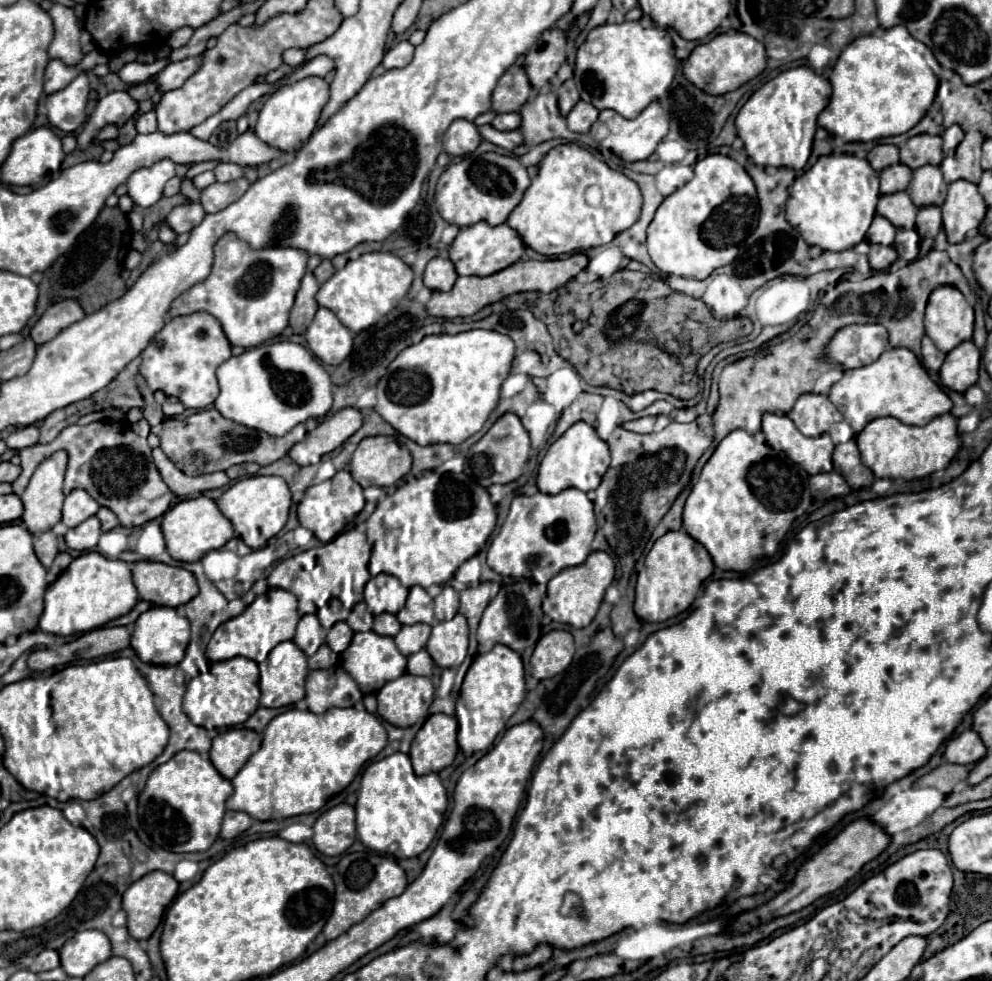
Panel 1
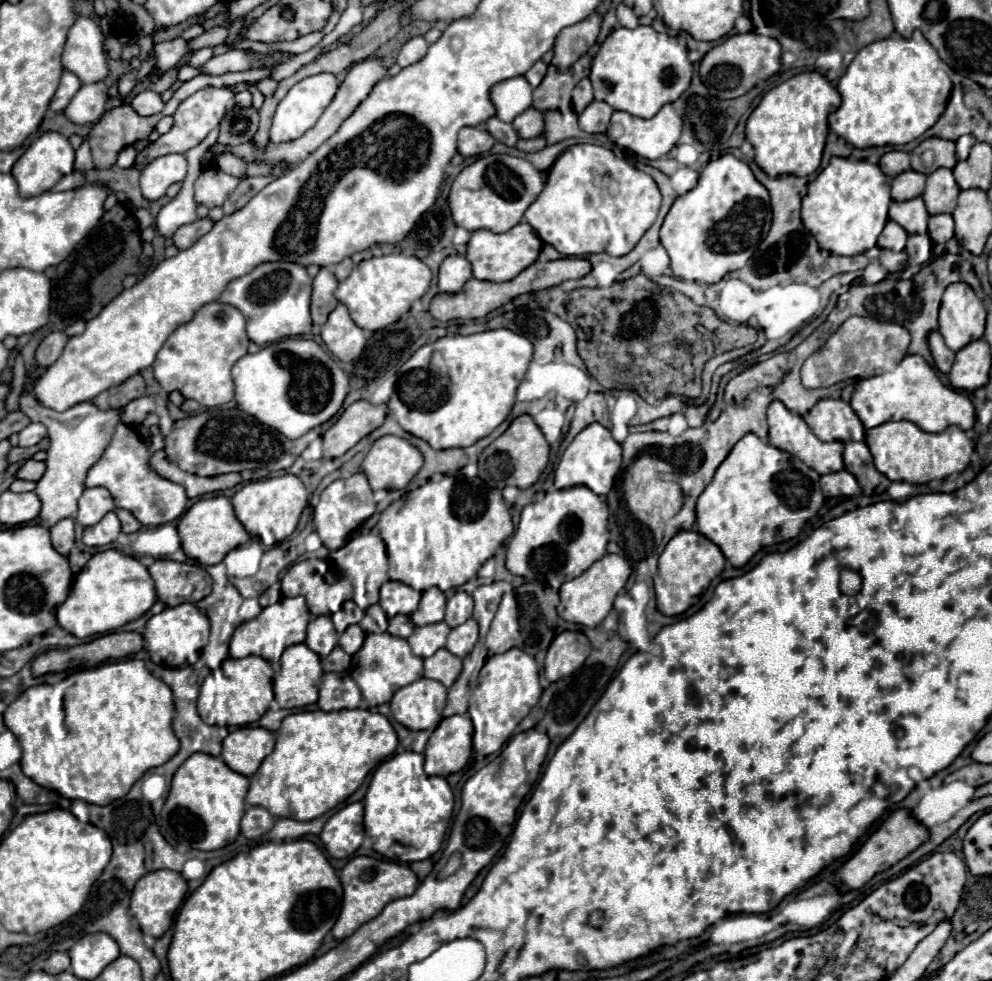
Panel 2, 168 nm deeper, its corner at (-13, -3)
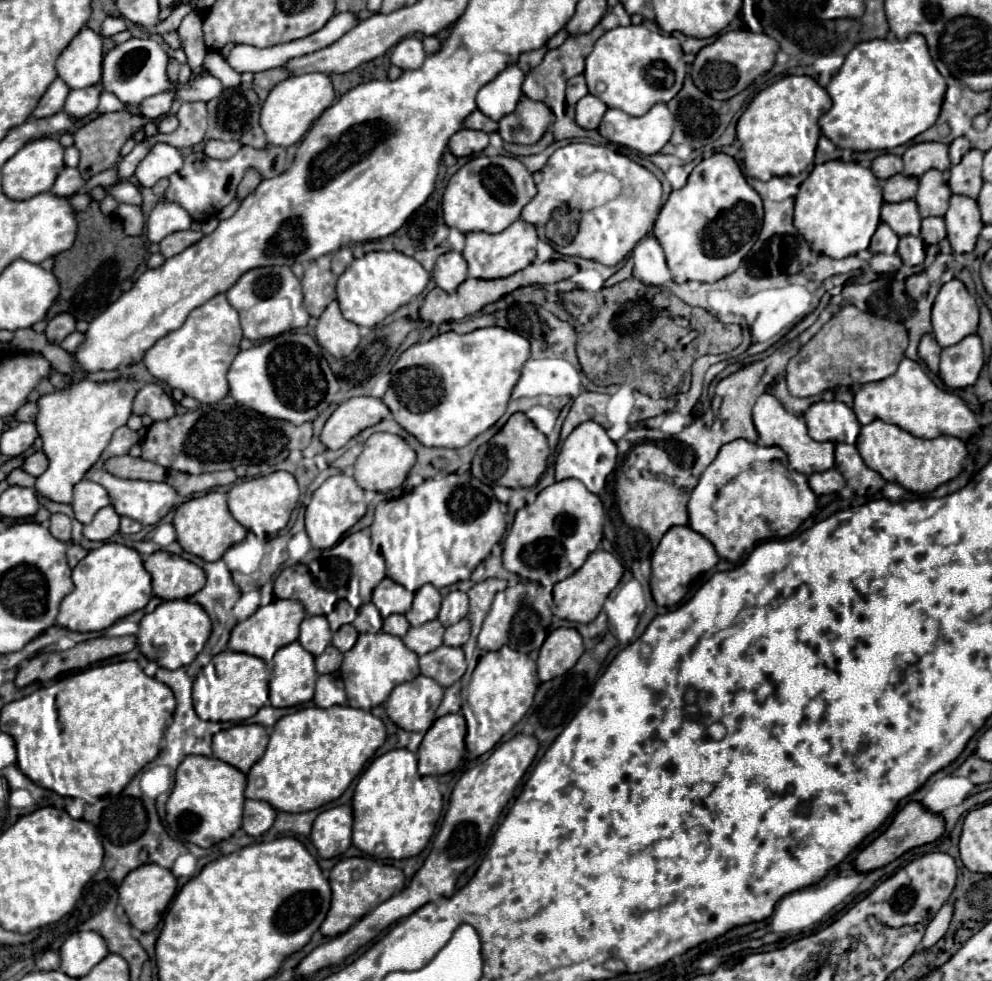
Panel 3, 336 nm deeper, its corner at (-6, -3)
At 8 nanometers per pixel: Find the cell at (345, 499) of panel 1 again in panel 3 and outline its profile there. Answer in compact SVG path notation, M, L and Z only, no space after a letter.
M337 474L337 476L327 478L313 492L311 502L309 502L307 510L305 510L305 530L307 530L307 536L309 536L313 548L325 550L325 548L335 546L341 540L341 536L365 516L367 504L365 504L363 494L365 494L363 488L359 488L355 478L347 476L347 474Z

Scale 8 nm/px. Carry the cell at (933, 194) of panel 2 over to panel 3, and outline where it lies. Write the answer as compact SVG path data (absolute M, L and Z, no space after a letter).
M927 170L919 178L919 192L915 202L919 206L919 214L927 216L945 216L949 206L951 190L947 188L947 178L939 170Z

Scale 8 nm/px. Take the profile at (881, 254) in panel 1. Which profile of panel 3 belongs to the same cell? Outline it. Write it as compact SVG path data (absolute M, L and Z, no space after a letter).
M875 254L869 264L871 264L871 270L875 274L893 274L901 268L901 258L897 254L891 254L891 256Z

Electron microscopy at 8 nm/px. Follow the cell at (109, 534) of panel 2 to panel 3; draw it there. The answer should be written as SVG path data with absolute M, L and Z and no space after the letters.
M113 506L101 508L95 514L95 520L91 520L91 524L83 526L83 536L89 540L95 540L95 542L105 542L119 530L119 520L121 518Z

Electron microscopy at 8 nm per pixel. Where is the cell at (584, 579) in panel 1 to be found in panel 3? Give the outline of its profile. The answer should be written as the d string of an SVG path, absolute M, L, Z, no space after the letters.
M605 550L591 552L589 558L585 560L585 564L573 576L555 584L551 608L553 614L563 620L569 620L569 622L581 622L581 624L593 622L597 618L597 614L601 612L605 598L619 584L622 576L623 566L614 554L605 552Z

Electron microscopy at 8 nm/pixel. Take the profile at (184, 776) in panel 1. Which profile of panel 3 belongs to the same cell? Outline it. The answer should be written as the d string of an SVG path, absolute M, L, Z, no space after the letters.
M187 756L177 768L175 788L167 800L165 822L169 834L181 842L193 842L201 848L209 848L221 840L227 840L235 830L241 828L245 784L245 774L223 760Z

